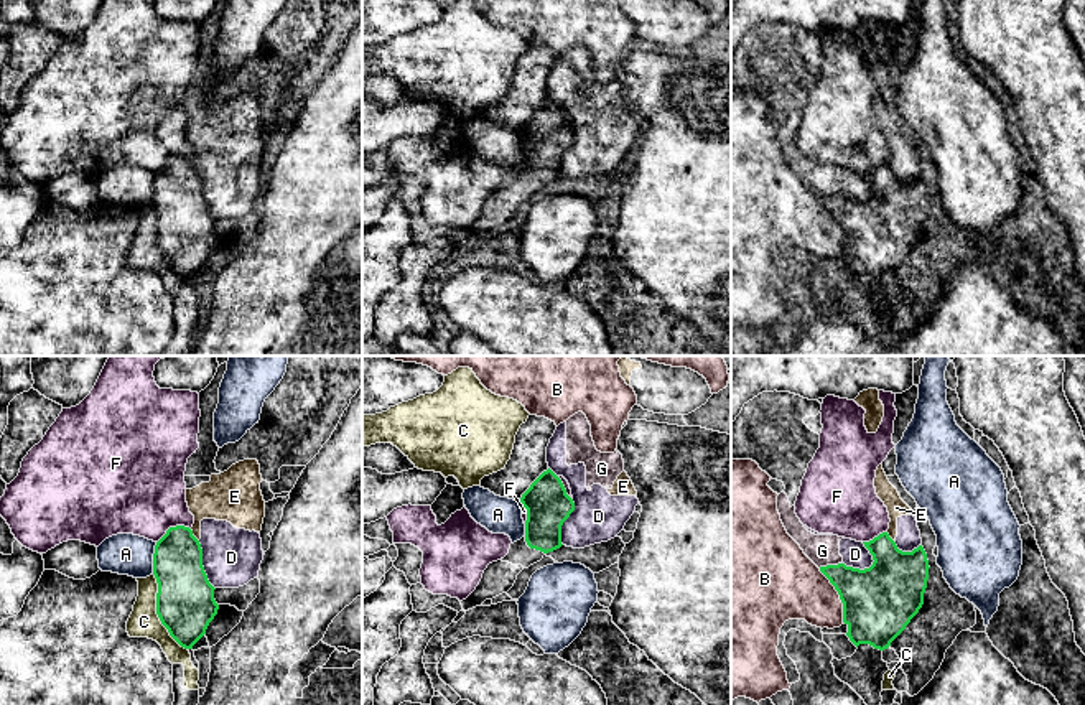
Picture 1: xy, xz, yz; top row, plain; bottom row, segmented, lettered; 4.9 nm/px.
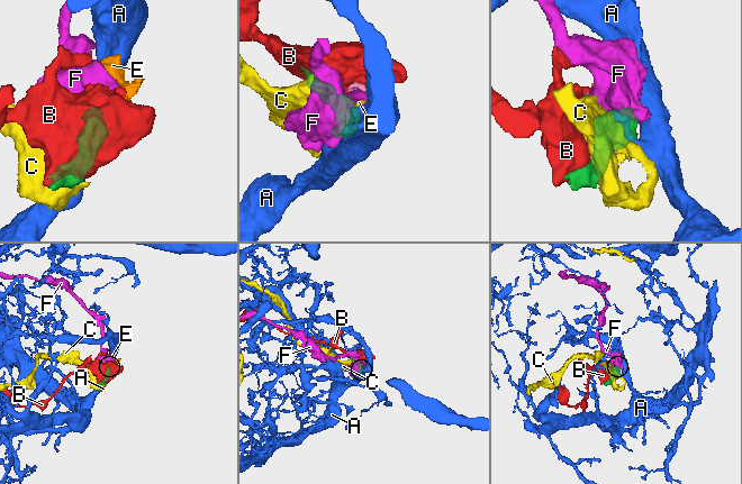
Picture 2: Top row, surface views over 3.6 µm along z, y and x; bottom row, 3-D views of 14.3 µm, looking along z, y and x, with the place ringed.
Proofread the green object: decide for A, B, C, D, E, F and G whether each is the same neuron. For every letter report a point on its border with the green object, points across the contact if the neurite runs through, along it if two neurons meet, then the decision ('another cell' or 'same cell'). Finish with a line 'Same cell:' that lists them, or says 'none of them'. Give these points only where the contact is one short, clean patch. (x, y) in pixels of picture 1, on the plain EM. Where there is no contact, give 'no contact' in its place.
A: xy (153, 190) | along xy (157, 173), (152, 205) | another cell
B: yz (838, 224) | another cell
C: xy (157, 244) | another cell
D: yz (858, 200) | another cell
E: xy (193, 167) | along xy (190, 160), (198, 172) | another cell
F: xy (172, 158) | along xy (190, 158), (172, 157), (157, 173) | another cell
G: yz (830, 196) | along yz (842, 193), (819, 198) | another cell
Same cell: none of them

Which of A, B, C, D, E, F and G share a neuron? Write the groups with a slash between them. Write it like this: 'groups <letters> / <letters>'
groups A / B / C / D E G / F

